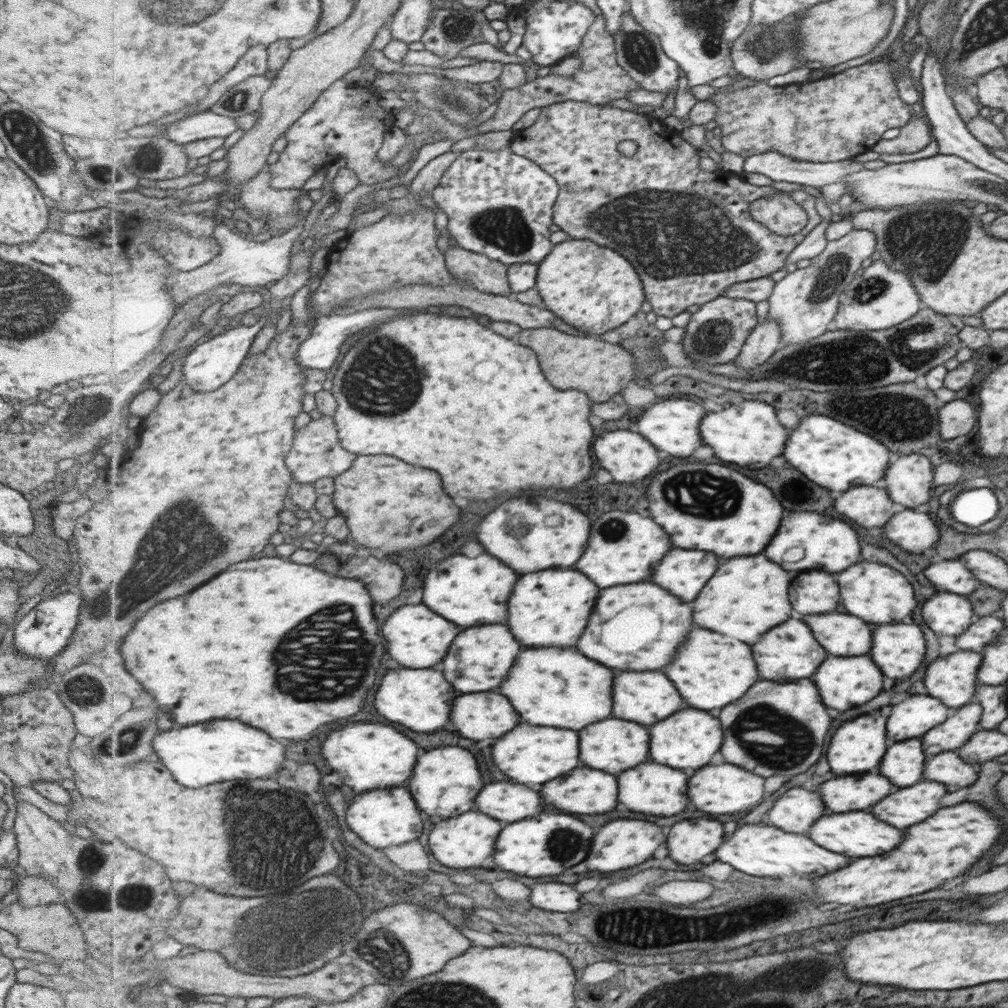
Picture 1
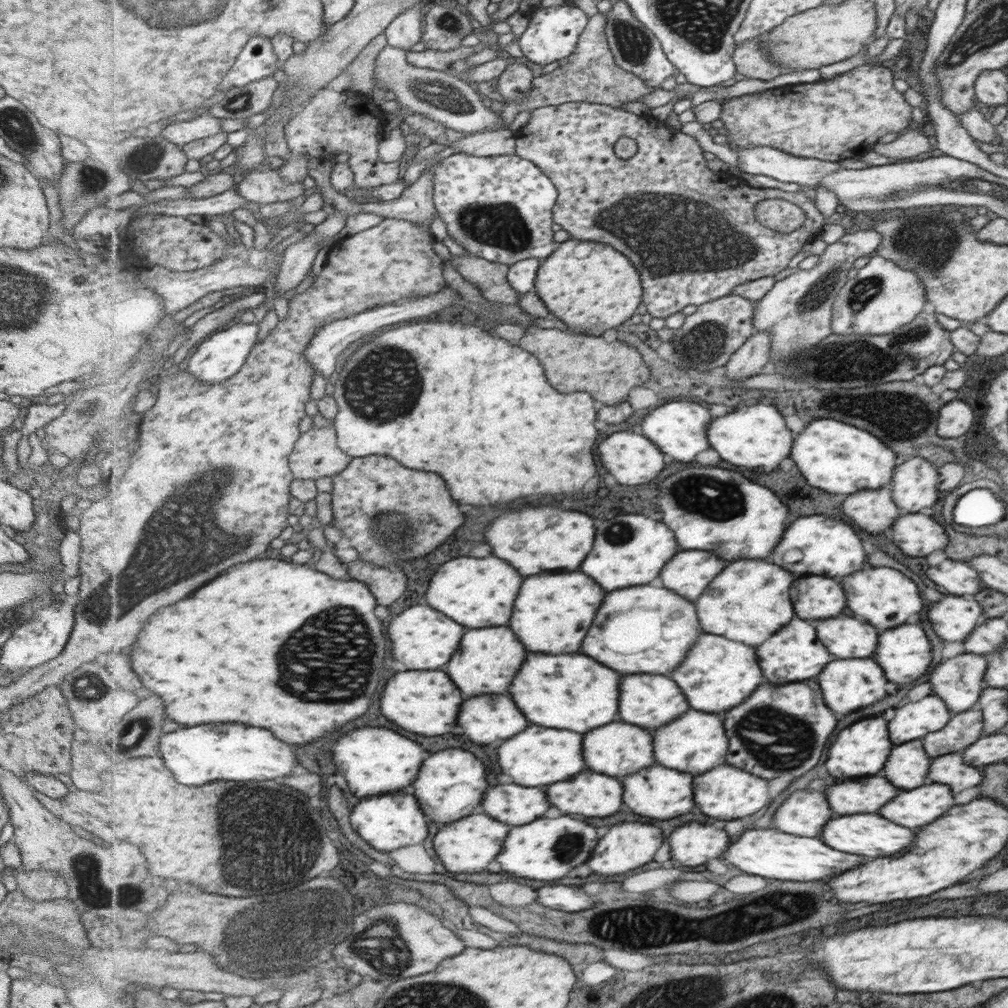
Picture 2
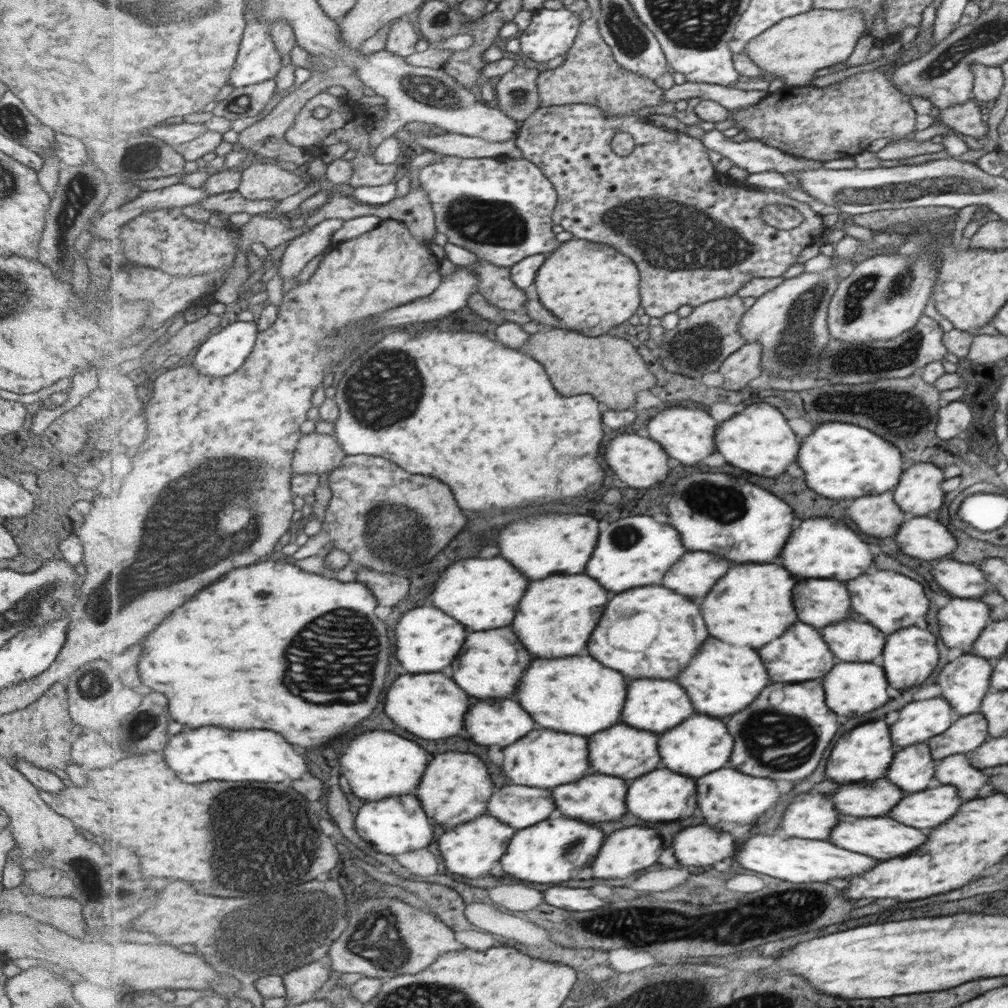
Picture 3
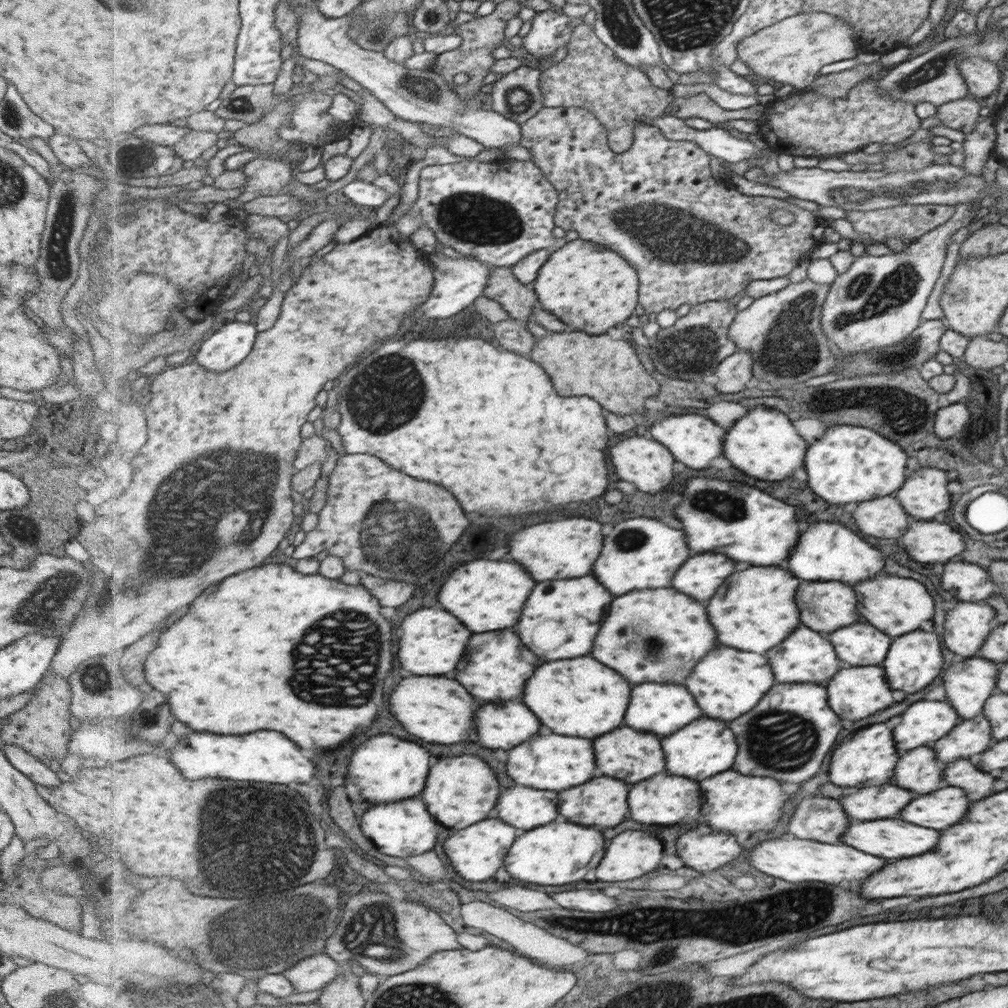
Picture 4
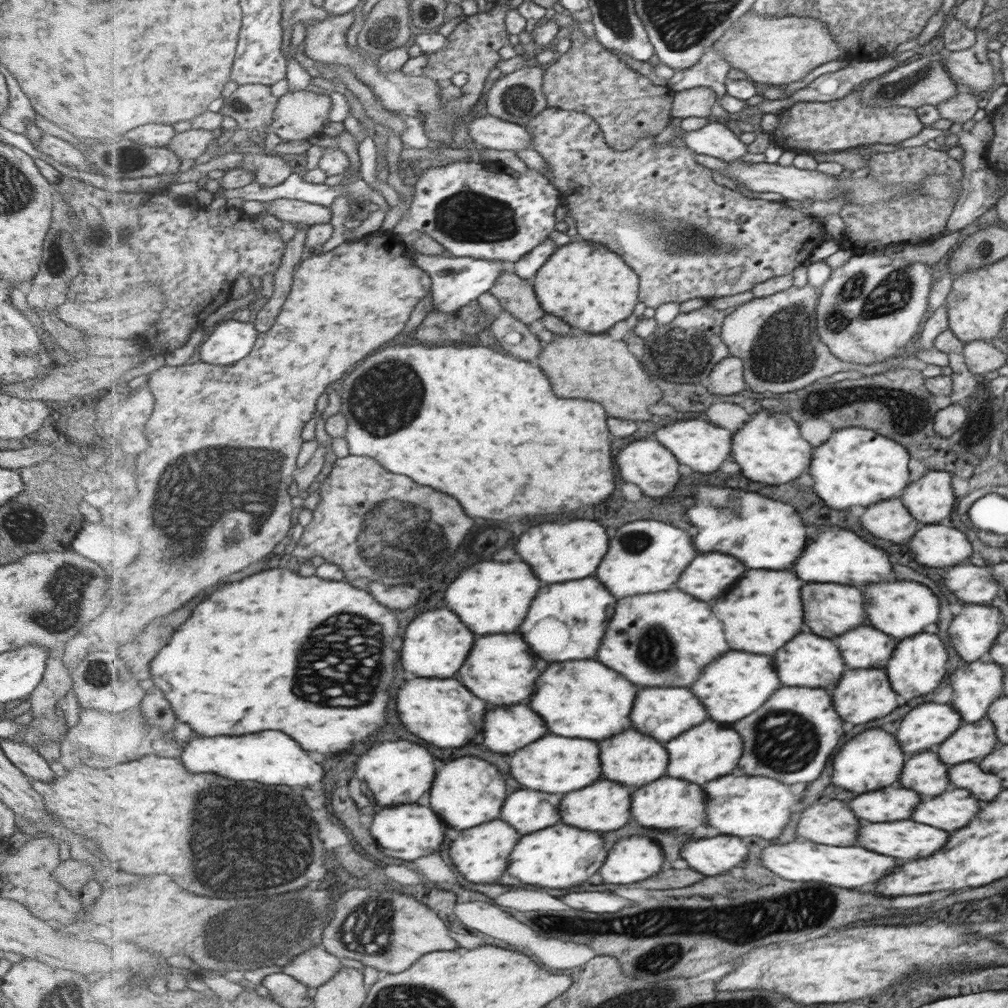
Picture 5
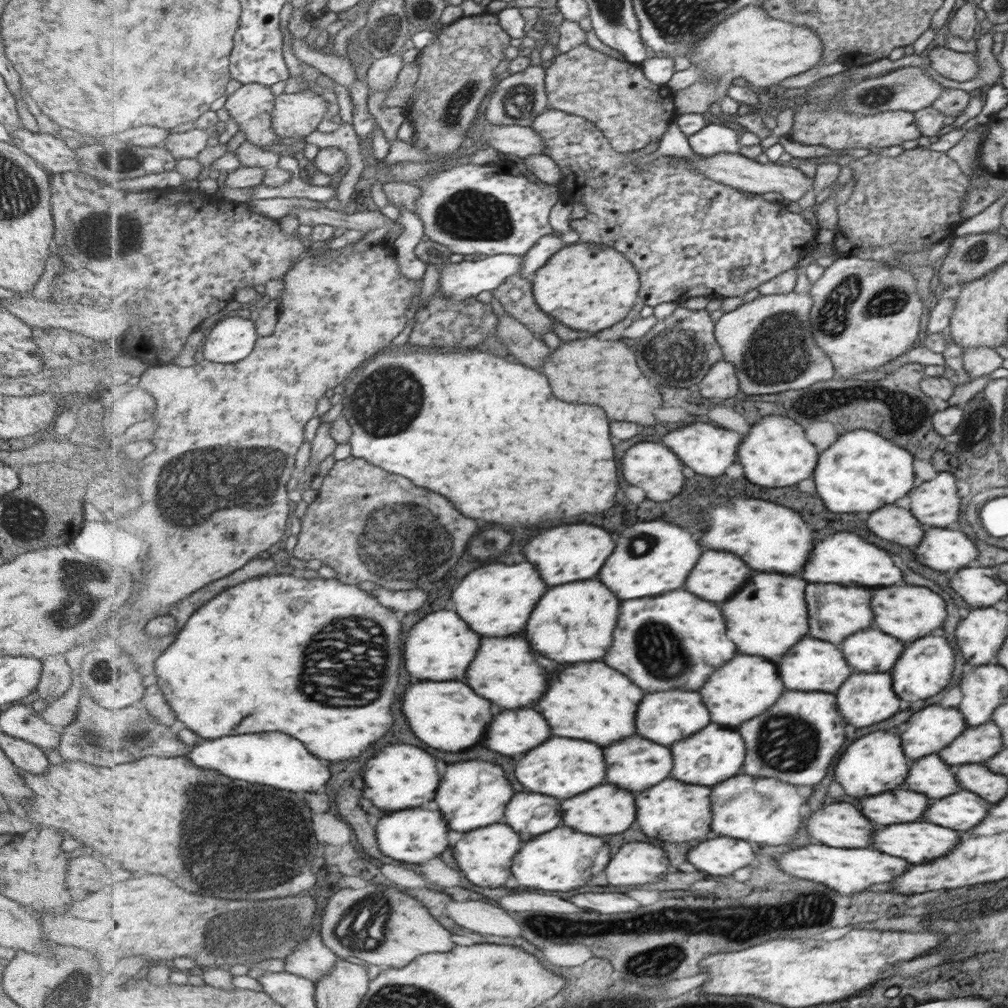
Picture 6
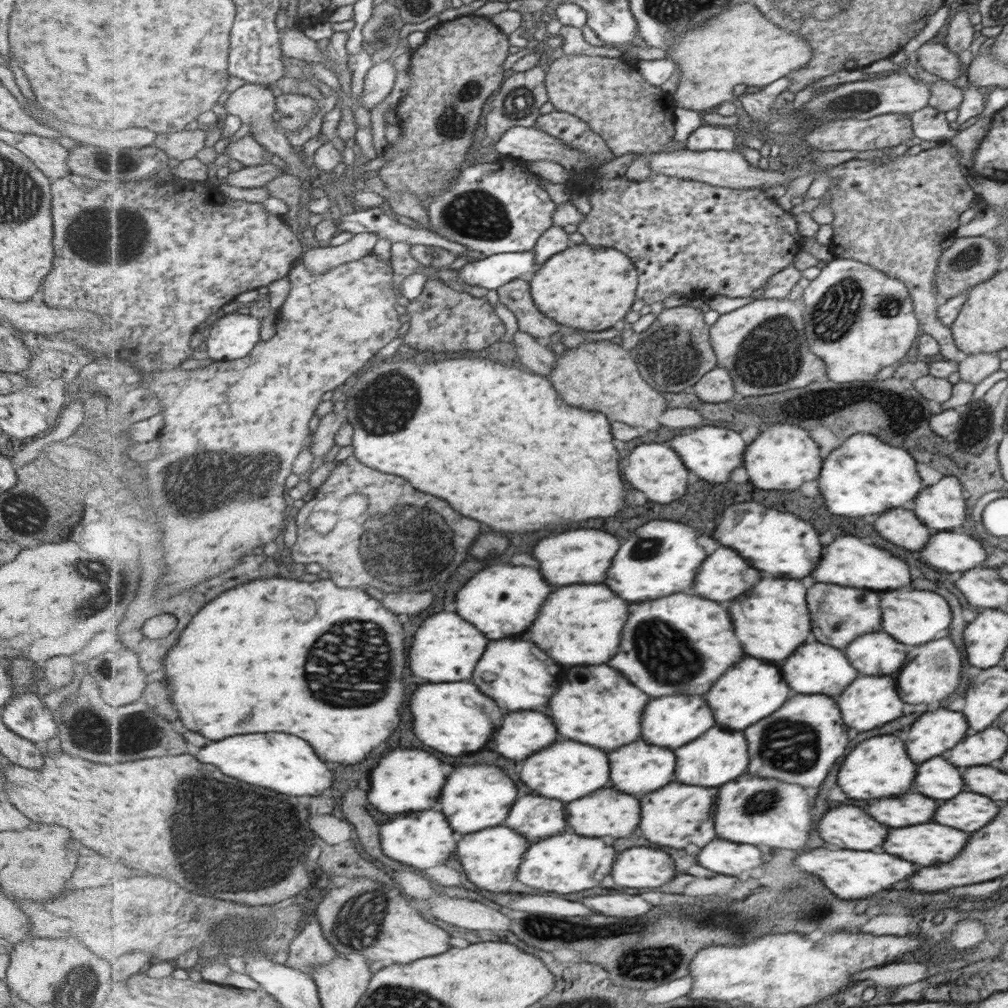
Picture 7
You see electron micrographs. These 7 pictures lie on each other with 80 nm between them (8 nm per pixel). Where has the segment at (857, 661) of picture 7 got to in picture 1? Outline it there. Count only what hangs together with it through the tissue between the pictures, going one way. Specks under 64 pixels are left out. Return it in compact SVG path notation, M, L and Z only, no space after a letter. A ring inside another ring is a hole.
M809 614L803 616L809 622L817 642L829 650L829 654L861 656L871 652L871 628L851 614Z

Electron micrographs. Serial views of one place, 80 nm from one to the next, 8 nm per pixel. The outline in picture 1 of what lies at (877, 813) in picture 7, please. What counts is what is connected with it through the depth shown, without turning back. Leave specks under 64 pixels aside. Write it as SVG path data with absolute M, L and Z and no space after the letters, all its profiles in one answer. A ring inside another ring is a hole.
M857 774L827 780L819 786L821 798L825 798L825 807L831 812L849 812L849 810L867 810L879 800L883 800L891 790L887 778L879 774Z

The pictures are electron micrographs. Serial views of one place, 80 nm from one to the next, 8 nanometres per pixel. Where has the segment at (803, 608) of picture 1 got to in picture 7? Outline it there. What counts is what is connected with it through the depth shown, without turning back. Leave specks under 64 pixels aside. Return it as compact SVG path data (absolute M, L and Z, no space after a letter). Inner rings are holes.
M831 584L809 586L809 614L813 614L813 638L817 642L829 642L829 646L847 648L851 640L879 630L881 610L879 596L875 592L859 592L853 588L839 588Z

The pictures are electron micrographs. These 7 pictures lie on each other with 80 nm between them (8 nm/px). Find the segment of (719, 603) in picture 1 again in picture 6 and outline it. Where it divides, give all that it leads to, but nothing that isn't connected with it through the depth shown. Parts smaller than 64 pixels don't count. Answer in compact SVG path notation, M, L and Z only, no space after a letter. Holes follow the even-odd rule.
M757 574L737 598L723 604L729 618L729 634L743 654L775 658L785 654L801 636L807 634L807 612L803 602L805 580L781 574Z

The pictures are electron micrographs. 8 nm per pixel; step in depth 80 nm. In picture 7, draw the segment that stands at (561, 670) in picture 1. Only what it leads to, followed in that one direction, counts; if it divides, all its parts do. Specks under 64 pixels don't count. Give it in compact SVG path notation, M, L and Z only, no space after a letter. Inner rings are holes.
M603 664L603 666L571 668L565 674L559 692L553 696L553 702L549 706L551 706L551 718L553 722L557 722L561 736L573 738L577 742L589 742L591 746L603 750L617 750L641 738L643 730L641 718L647 704L649 704L649 694L631 684L615 668Z

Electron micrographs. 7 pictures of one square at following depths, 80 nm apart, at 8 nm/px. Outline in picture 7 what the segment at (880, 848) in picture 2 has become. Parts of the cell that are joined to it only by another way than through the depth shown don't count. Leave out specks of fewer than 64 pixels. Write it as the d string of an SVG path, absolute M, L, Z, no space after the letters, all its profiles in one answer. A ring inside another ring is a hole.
M929 822L891 830L889 838L885 838L883 850L889 850L889 854L897 854L897 858L905 858L913 864L933 866L957 856L967 838L969 834L961 830Z

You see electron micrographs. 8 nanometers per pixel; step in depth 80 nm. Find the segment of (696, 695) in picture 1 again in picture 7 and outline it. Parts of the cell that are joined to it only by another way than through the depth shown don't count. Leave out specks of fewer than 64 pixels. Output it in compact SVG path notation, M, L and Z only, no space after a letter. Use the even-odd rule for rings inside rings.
M757 658L741 660L725 676L721 676L721 682L717 682L717 686L713 686L713 690L707 694L707 702L709 706L713 706L717 722L733 730L747 730L759 720L771 716L777 708L781 708L781 704L787 698L789 698L789 688L783 682L779 670L773 664Z

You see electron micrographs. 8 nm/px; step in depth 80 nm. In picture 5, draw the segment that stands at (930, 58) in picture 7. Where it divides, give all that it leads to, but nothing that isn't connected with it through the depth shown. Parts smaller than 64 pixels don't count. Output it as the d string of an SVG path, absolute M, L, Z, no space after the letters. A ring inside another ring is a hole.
M976 25L975 43L960 51L940 51L940 61L948 72L950 79L961 87L980 97L988 94L993 86L993 68L987 60L986 29L980 30Z

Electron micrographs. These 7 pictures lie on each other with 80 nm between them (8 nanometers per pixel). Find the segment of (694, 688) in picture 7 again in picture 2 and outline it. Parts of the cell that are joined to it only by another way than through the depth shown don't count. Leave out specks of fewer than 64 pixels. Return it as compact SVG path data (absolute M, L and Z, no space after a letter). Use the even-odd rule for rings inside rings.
M633 586L629 590L609 592L605 606L601 606L601 614L597 614L597 622L593 622L593 630L589 630L589 638L585 638L585 654L623 674L669 674L687 658L687 652L701 634L703 628L693 602L664 586Z

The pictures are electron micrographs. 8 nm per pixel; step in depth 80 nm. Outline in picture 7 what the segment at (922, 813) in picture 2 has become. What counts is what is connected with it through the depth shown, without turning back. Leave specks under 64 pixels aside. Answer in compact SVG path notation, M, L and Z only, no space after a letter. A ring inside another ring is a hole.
M961 792L957 798L951 798L937 808L937 822L953 826L955 830L975 832L993 820L1003 804L1005 802L993 802L973 792Z

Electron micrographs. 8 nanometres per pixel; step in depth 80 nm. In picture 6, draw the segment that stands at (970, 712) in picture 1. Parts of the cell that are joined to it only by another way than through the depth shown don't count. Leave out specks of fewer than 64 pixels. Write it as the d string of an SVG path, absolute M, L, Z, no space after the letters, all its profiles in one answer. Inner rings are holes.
M989 722L989 726L975 726L965 730L953 746L947 746L937 754L939 758L945 758L945 762L953 764L971 764L971 762L983 762L995 756L1001 750L1001 734L998 726Z

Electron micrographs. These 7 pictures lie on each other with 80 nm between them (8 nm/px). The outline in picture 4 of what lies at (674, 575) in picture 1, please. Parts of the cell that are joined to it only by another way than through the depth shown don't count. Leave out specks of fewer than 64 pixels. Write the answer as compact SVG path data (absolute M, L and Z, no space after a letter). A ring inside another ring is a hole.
M697 554L685 562L673 586L697 600L711 600L735 570L737 564L725 554Z

